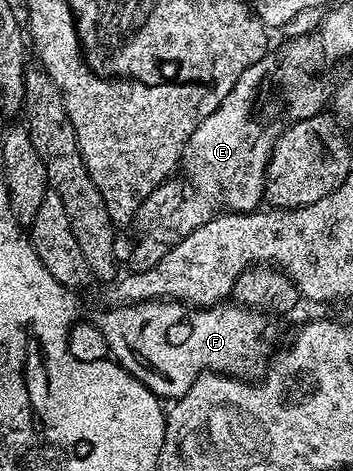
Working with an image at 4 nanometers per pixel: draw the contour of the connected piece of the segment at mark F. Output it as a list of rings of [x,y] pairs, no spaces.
[[[139,301],[136,305],[107,307],[97,317],[99,330],[105,335],[107,352],[127,373],[131,373],[142,385],[160,399],[178,399],[202,373],[225,373],[228,377],[259,379],[269,361],[263,332],[267,325],[264,314],[245,309],[234,303],[220,303],[210,307],[188,307],[181,301]]]

